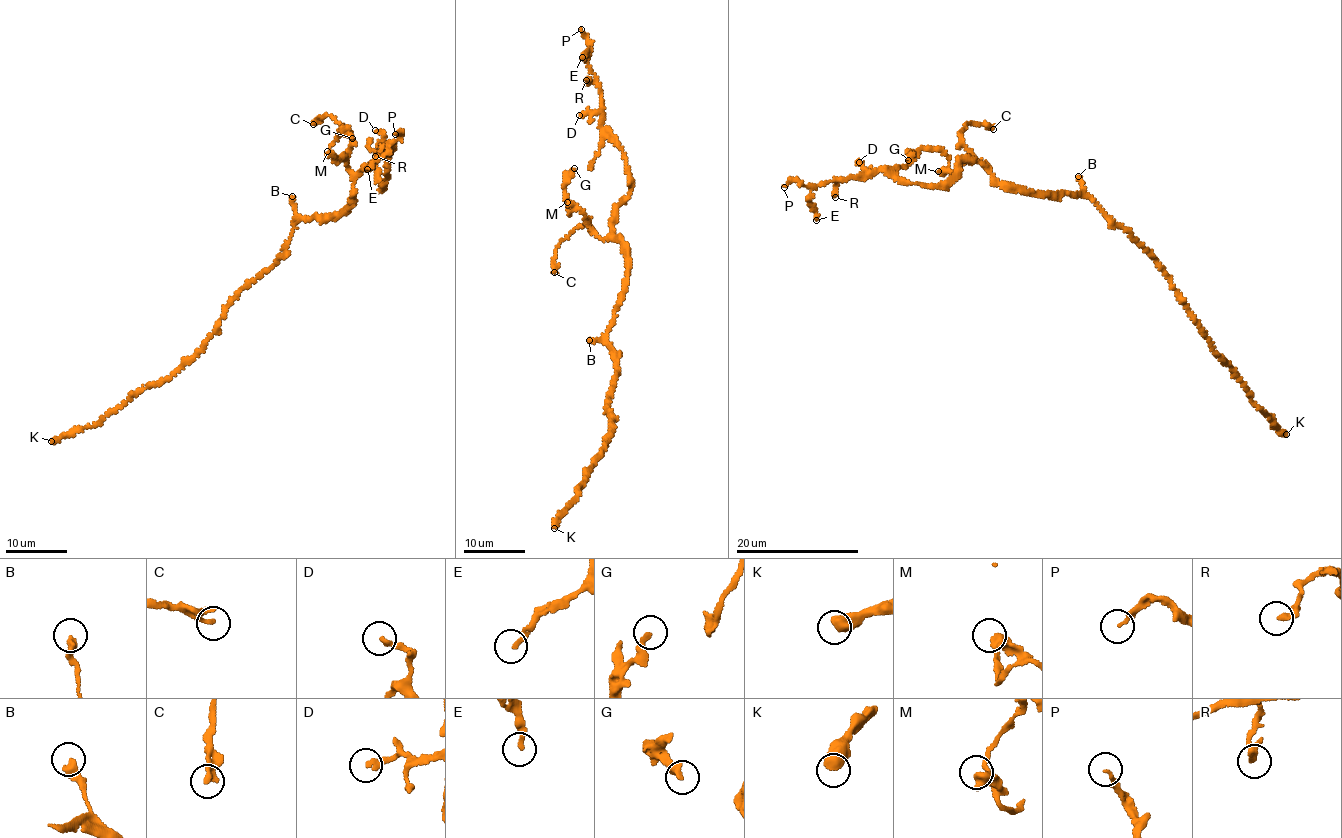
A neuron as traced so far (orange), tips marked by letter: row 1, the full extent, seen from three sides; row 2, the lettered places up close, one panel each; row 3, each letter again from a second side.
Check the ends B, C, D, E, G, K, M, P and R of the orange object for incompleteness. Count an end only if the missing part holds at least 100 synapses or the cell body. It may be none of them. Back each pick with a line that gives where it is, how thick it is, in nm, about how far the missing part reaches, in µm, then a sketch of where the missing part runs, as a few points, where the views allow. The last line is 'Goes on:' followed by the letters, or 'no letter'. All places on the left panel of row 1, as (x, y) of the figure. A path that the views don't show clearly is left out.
Goes on: no letter

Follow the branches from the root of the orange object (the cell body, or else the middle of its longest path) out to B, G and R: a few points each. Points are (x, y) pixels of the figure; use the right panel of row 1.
B: (1084, 196), (1083, 182), (1078, 176)
G: (1084, 196), (1006, 187), (976, 160), (950, 173), (948, 158), (935, 150), (922, 148), (908, 160)
R: (1084, 196), (1006, 187), (985, 165), (962, 159), (960, 171), (936, 186), (879, 169), (838, 178), (835, 197)

